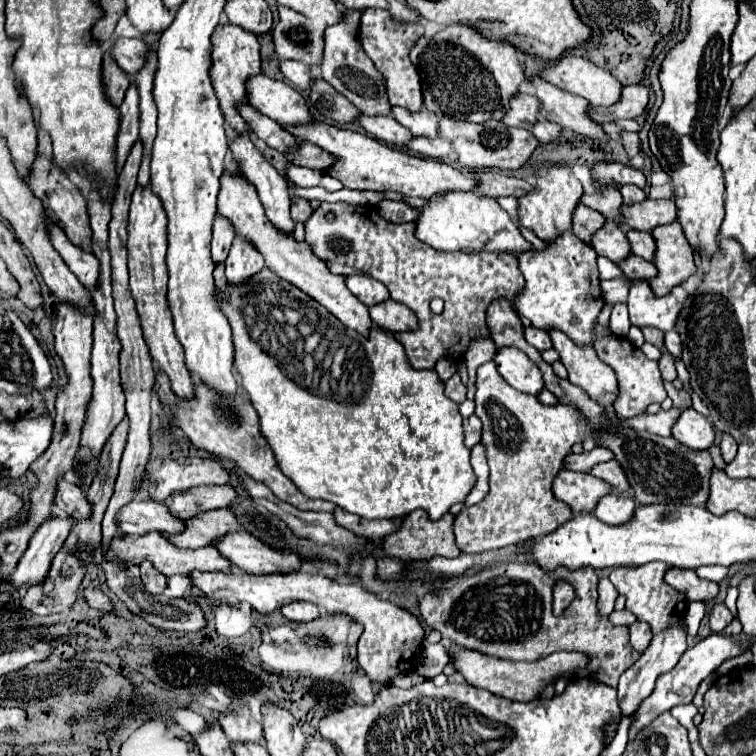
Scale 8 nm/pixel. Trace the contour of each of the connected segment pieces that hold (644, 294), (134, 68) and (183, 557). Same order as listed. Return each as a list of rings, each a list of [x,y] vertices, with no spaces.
[[[628,280],[630,282],[630,296],[628,296],[628,310],[630,322],[638,328],[658,328],[662,332],[676,328],[676,316],[688,298],[682,286],[672,288],[666,296],[654,296],[652,288],[648,288],[646,280]]]
[[[118,38],[112,46],[112,56],[128,74],[140,72],[148,58],[148,46],[140,38]]]
[[[150,532],[146,536],[126,536],[122,540],[114,540],[106,558],[110,558],[110,560],[118,558],[118,560],[124,560],[130,564],[140,564],[144,560],[150,560],[154,564],[154,568],[168,578],[174,574],[190,576],[194,570],[208,570],[208,572],[214,572],[214,570],[216,572],[232,572],[234,570],[232,564],[228,564],[228,560],[224,560],[224,556],[220,556],[220,552],[216,552],[216,548],[212,548],[212,546],[196,548],[196,550],[178,548],[158,532]]]

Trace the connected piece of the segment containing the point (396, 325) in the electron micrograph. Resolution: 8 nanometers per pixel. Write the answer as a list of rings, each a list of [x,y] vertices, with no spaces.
[[[386,300],[370,308],[370,318],[378,328],[386,328],[390,332],[412,332],[418,328],[416,314],[394,300]]]

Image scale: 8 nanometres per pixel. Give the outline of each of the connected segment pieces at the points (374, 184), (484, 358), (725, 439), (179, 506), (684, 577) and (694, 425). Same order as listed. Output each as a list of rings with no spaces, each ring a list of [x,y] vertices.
[[[312,122],[308,126],[294,126],[288,128],[294,136],[300,140],[308,140],[312,144],[318,144],[326,152],[336,156],[336,162],[326,170],[330,176],[338,178],[346,188],[358,188],[358,190],[394,190],[402,192],[404,196],[420,196],[430,198],[438,192],[472,192],[478,190],[478,180],[470,174],[464,174],[462,170],[456,170],[444,162],[410,156],[400,150],[394,150],[374,138],[368,138],[360,132],[336,128],[322,122]]]
[[[472,340],[470,348],[466,350],[466,368],[468,368],[468,400],[474,400],[474,392],[476,392],[476,370],[480,362],[488,362],[492,360],[492,356],[496,354],[496,346],[492,344],[492,340]]]
[[[722,434],[720,450],[722,450],[722,458],[724,458],[726,464],[730,464],[730,462],[734,460],[734,456],[736,456],[736,448],[738,448],[736,440],[732,440],[732,436],[728,436],[728,434]]]
[[[198,486],[188,492],[180,492],[172,496],[172,504],[168,510],[182,518],[188,520],[192,516],[198,516],[200,512],[216,510],[216,508],[230,508],[238,500],[238,494],[234,486]]]
[[[670,568],[666,572],[664,580],[672,588],[676,588],[678,592],[682,592],[688,602],[694,602],[694,600],[702,600],[702,602],[704,600],[712,600],[718,594],[718,584],[698,578],[694,570],[684,572],[682,568]]]
[[[688,408],[680,414],[678,422],[672,428],[672,436],[692,450],[706,450],[716,440],[714,424],[694,408]]]

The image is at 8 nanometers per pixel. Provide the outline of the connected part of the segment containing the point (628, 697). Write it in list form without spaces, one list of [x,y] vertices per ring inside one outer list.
[[[670,628],[670,630],[666,630],[662,634],[656,634],[652,638],[652,644],[646,648],[646,652],[642,652],[642,656],[620,676],[620,682],[618,682],[618,700],[620,700],[622,716],[630,716],[638,708],[638,704],[646,696],[650,696],[650,692],[654,690],[656,678],[660,674],[672,670],[678,664],[678,660],[684,654],[686,648],[688,648],[686,646],[686,632],[682,628]]]

